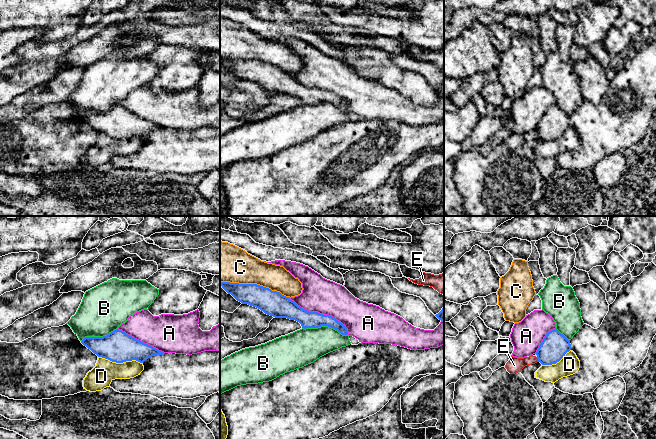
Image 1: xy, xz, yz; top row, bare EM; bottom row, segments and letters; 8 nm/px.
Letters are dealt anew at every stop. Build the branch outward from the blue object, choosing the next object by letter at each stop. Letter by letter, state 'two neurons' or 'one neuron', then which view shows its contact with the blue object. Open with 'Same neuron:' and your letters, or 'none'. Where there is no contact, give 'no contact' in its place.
Same neuron: none
A: two neurons; meets blue in xz
B: two neurons; meets blue in xz
C: two neurons; meets blue in xz
D: two neurons; meets blue in xy
E: two neurons; meets blue in yz

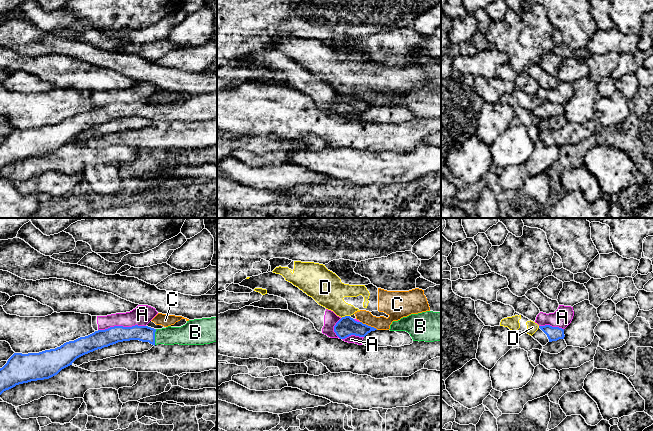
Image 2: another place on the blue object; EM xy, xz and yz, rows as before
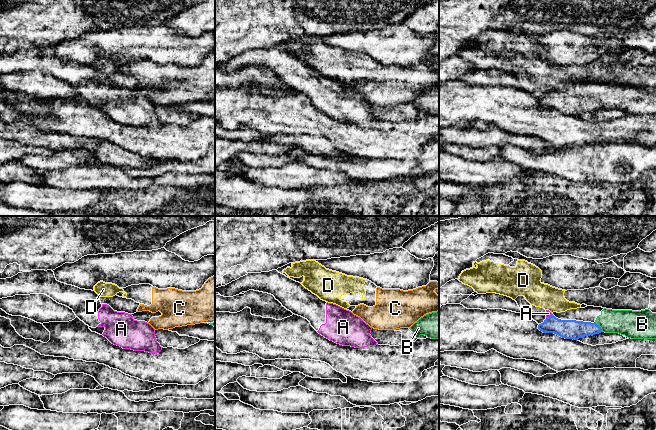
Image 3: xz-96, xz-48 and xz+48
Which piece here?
Same neuron: B
A: two neurons; meets blue in xy
B: one neuron; meets blue in xy
C: two neurons; meets blue in xz
D: two neurons; meets blue in xz

